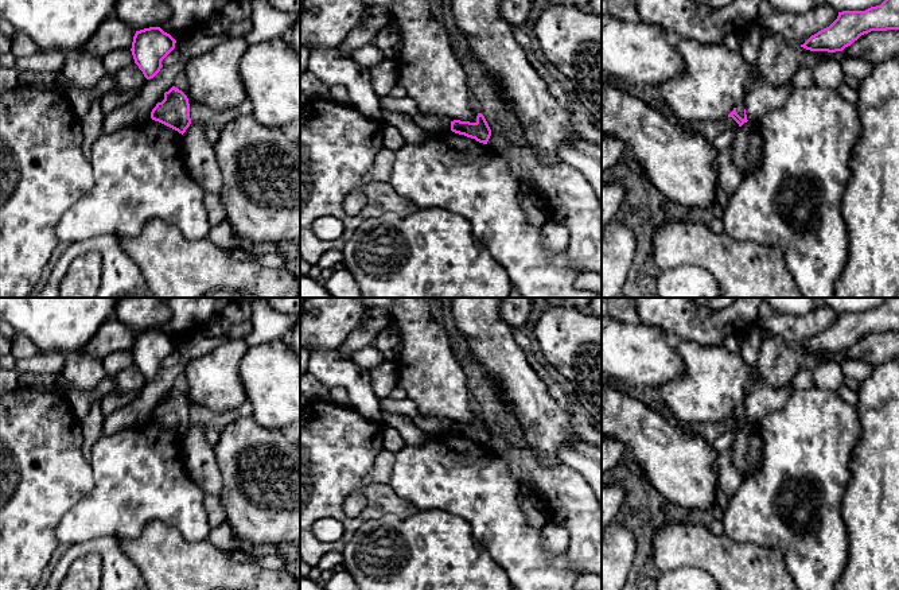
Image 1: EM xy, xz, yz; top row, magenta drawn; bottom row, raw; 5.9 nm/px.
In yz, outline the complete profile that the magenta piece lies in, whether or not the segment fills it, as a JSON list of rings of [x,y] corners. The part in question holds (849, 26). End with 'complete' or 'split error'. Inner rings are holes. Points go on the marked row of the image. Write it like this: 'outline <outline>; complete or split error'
outline [[[884,0],[865,11],[842,11],[826,28],[812,35],[801,47],[810,51],[842,51],[871,31],[899,30],[899,0]]]; complete

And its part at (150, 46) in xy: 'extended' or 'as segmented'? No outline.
as segmented

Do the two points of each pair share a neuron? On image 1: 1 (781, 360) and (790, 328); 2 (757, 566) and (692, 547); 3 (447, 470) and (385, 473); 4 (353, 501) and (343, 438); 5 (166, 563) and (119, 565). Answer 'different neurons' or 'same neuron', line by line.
1: different neurons
2: same neuron
3: different neurons
4: different neurons
5: different neurons

